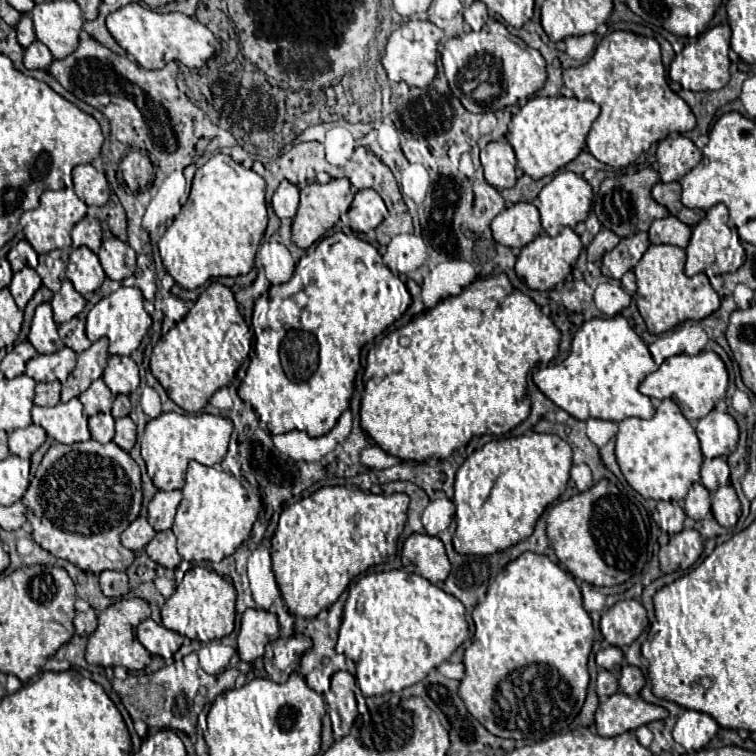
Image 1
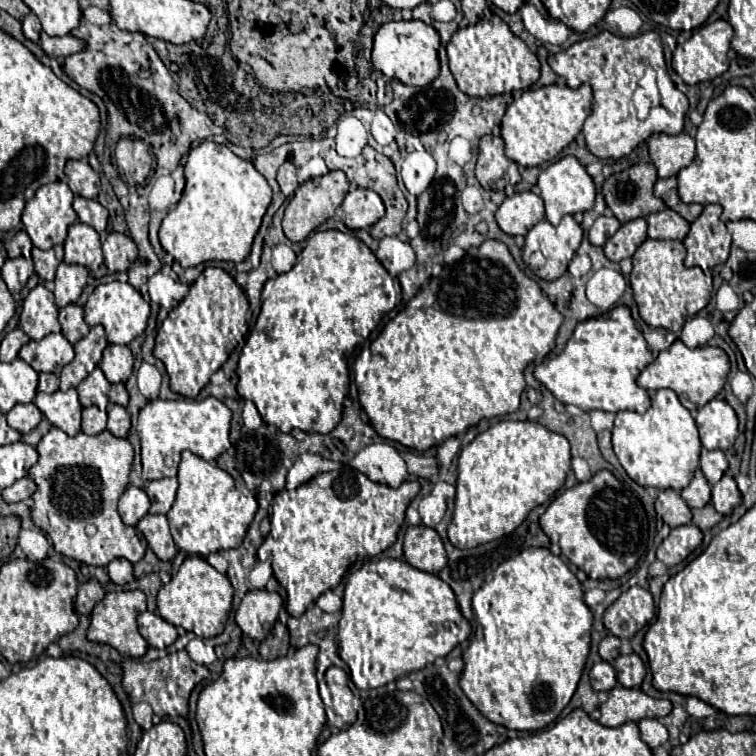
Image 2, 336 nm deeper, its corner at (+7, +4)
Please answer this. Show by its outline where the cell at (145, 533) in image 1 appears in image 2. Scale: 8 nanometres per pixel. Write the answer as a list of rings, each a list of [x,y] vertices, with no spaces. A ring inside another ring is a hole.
[[[127,486],[125,494],[123,494],[121,500],[119,500],[121,520],[123,520],[127,526],[135,526],[141,518],[147,516],[149,506],[151,506],[151,504],[149,504],[149,498],[147,498],[145,490],[135,488],[135,486]]]

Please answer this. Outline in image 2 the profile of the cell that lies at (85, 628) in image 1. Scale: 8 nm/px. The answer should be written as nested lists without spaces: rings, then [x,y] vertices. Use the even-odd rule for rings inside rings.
[[[89,580],[85,584],[79,586],[79,592],[77,592],[77,600],[75,600],[75,610],[77,614],[91,614],[93,606],[105,596],[103,588],[99,582],[95,580]]]

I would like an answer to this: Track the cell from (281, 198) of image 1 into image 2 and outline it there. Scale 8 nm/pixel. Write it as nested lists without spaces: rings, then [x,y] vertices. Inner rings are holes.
[[[285,162],[279,172],[277,172],[277,184],[281,188],[281,192],[289,198],[295,194],[297,186],[299,186],[299,180],[297,180],[297,174],[295,174],[295,166],[291,162]]]

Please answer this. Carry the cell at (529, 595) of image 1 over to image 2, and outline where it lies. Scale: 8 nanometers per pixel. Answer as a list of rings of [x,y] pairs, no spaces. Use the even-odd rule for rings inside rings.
[[[527,548],[523,550],[519,556],[509,558],[505,562],[501,562],[495,572],[493,572],[493,580],[483,584],[472,597],[472,609],[476,627],[472,635],[469,646],[463,652],[463,662],[465,662],[465,670],[461,674],[459,686],[465,692],[465,696],[473,702],[473,706],[491,722],[501,724],[505,728],[511,730],[541,730],[549,724],[553,724],[557,720],[557,716],[561,714],[561,710],[569,704],[573,692],[577,690],[577,682],[583,674],[585,668],[585,660],[589,656],[589,644],[591,644],[591,624],[593,624],[593,614],[589,610],[589,606],[583,602],[583,590],[579,580],[575,578],[575,574],[569,570],[569,566],[555,554],[551,554],[547,548]]]

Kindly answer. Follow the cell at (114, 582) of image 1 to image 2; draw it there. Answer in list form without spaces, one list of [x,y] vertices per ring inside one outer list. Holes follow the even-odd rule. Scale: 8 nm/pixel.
[[[115,558],[113,562],[109,562],[107,566],[107,574],[111,578],[111,582],[123,586],[133,578],[133,566],[131,562],[127,562],[125,558]]]

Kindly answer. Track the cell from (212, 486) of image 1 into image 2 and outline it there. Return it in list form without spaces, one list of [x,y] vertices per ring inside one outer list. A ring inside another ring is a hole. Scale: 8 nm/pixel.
[[[187,450],[181,454],[177,478],[179,492],[171,510],[167,512],[175,546],[187,554],[197,556],[209,556],[221,550],[239,548],[257,512],[255,496],[243,484],[237,484],[214,461],[203,460]]]

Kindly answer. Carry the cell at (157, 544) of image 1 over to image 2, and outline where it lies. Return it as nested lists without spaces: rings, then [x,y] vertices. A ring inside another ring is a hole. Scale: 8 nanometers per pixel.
[[[147,514],[139,520],[137,530],[147,540],[147,546],[155,552],[155,556],[163,562],[171,562],[177,554],[177,546],[169,532],[169,522],[163,514]]]

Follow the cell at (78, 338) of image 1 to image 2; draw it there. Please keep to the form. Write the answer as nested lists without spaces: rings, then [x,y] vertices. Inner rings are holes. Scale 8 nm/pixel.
[[[69,304],[59,310],[59,322],[61,322],[61,334],[71,342],[79,342],[83,336],[89,334],[89,326],[83,320],[83,308],[77,304]]]

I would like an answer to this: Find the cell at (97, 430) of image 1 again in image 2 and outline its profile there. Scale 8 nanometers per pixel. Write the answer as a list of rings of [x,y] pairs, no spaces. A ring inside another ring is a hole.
[[[97,406],[83,408],[83,422],[81,422],[81,432],[85,434],[99,434],[107,428],[107,412],[99,410]]]

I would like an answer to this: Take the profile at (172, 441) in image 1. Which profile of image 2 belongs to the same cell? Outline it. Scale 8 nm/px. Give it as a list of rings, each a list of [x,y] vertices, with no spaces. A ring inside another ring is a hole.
[[[209,396],[203,402],[199,400],[155,400],[147,402],[139,412],[137,432],[141,440],[141,458],[143,458],[143,478],[161,480],[167,476],[177,476],[177,464],[183,450],[189,450],[203,460],[215,460],[223,454],[229,444],[229,408]]]

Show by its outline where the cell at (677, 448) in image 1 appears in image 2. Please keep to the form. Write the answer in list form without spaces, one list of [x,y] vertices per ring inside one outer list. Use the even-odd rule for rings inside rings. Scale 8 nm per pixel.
[[[659,390],[645,414],[619,412],[613,426],[613,450],[629,474],[639,486],[645,488],[671,488],[681,492],[699,468],[699,432],[689,410],[681,406],[673,390]]]

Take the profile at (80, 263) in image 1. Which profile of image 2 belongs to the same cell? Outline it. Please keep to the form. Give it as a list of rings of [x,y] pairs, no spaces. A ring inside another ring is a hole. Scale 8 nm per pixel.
[[[81,222],[71,224],[67,240],[65,240],[63,262],[85,266],[91,272],[99,270],[99,266],[103,264],[99,234],[87,224],[81,224]]]

